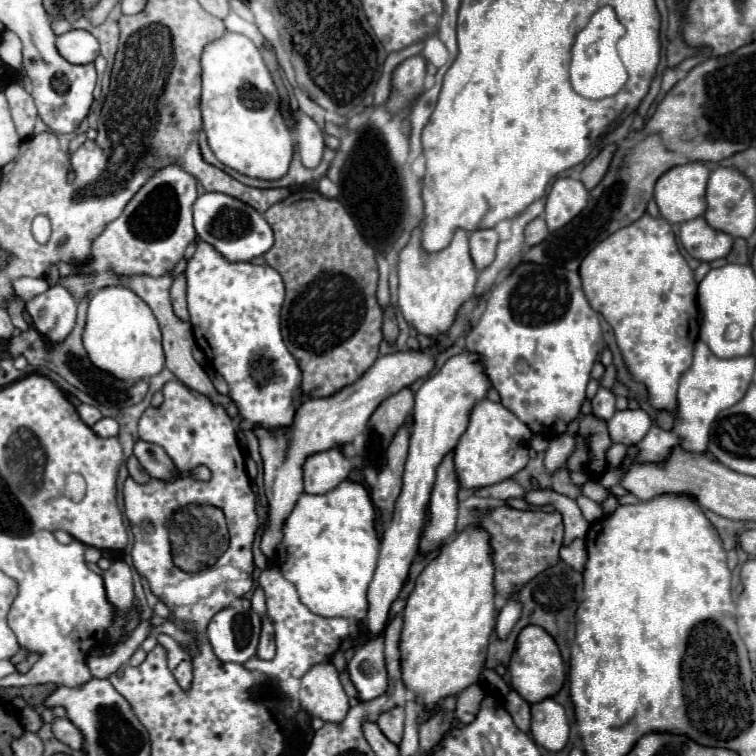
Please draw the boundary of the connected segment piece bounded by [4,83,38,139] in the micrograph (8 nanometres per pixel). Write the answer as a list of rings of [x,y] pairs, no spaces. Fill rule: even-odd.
[[[20,83],[8,85],[8,89],[4,93],[6,93],[6,98],[8,99],[8,103],[10,103],[10,113],[12,113],[16,131],[24,139],[30,137],[32,129],[34,129],[34,121],[38,117],[32,95]]]

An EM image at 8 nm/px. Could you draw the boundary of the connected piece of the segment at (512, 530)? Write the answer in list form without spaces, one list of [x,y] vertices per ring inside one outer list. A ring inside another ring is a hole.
[[[512,507],[492,509],[480,525],[492,535],[490,545],[494,547],[494,565],[496,565],[496,593],[510,597],[520,591],[532,577],[544,569],[558,563],[558,551],[564,539],[564,525],[560,513],[542,513],[542,511],[518,511]]]

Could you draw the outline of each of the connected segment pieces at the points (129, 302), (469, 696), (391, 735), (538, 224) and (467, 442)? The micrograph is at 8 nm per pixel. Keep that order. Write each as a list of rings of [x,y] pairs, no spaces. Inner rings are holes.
[[[124,285],[102,287],[92,295],[82,339],[90,361],[118,379],[138,381],[160,373],[164,367],[164,351],[156,317],[152,309]]]
[[[474,683],[472,687],[464,689],[460,695],[458,695],[458,703],[456,703],[456,721],[468,725],[472,723],[472,719],[476,717],[476,711],[480,709],[480,703],[484,699],[486,691],[480,683]]]
[[[394,707],[392,711],[386,711],[378,717],[380,731],[394,743],[400,745],[402,731],[404,731],[404,707]]]
[[[536,217],[528,227],[526,227],[526,243],[528,245],[538,245],[548,237],[548,227],[542,217]]]
[[[480,401],[470,415],[470,425],[454,449],[454,469],[462,489],[478,489],[510,479],[528,463],[532,431],[502,403]]]

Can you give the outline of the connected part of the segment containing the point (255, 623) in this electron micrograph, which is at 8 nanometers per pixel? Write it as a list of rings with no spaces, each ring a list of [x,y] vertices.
[[[238,605],[218,611],[212,617],[206,635],[220,661],[246,663],[256,655],[260,627],[260,615]]]

